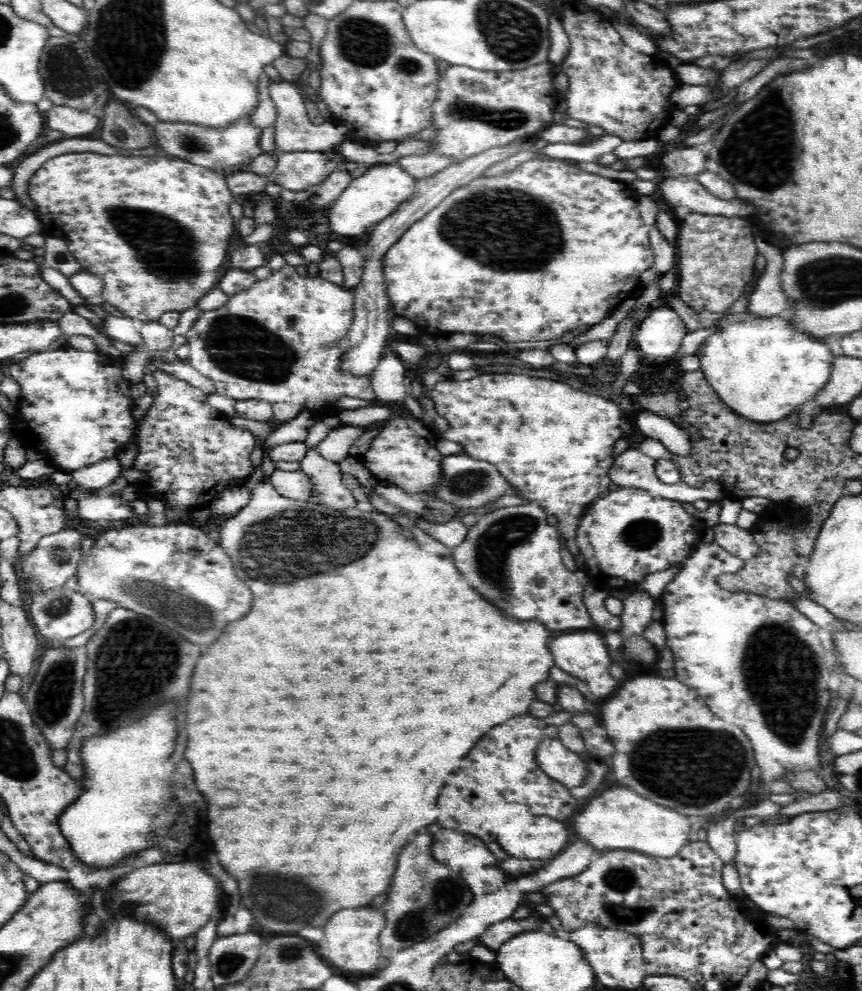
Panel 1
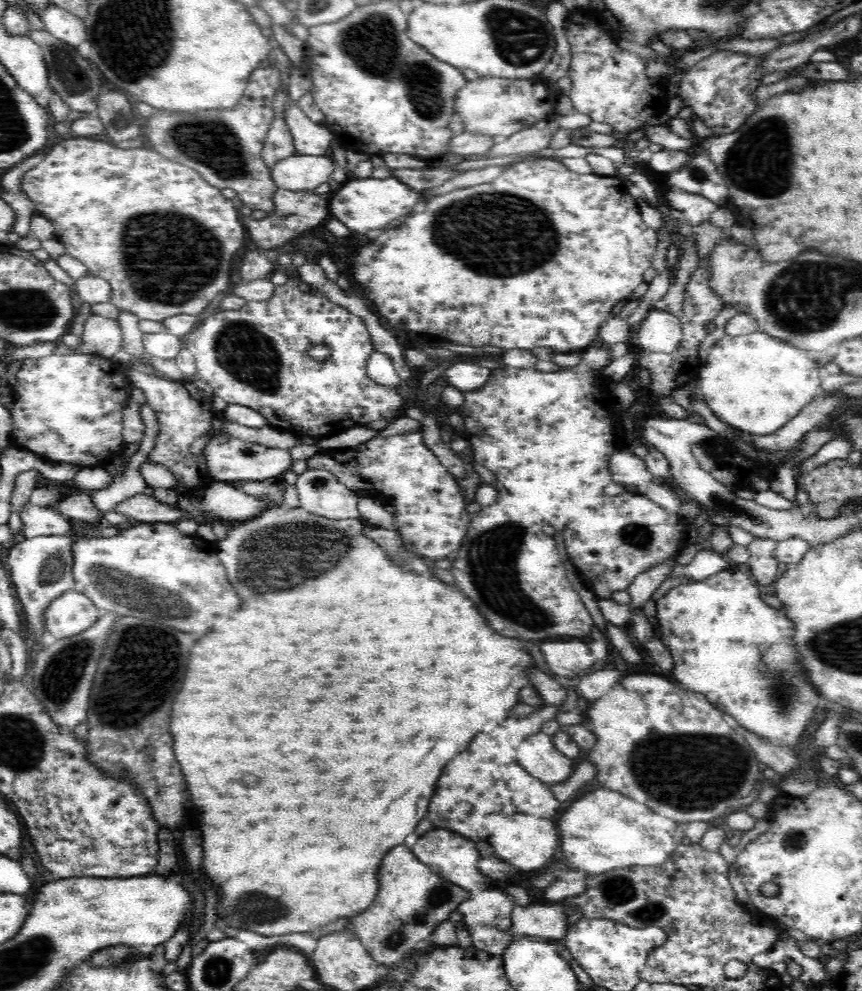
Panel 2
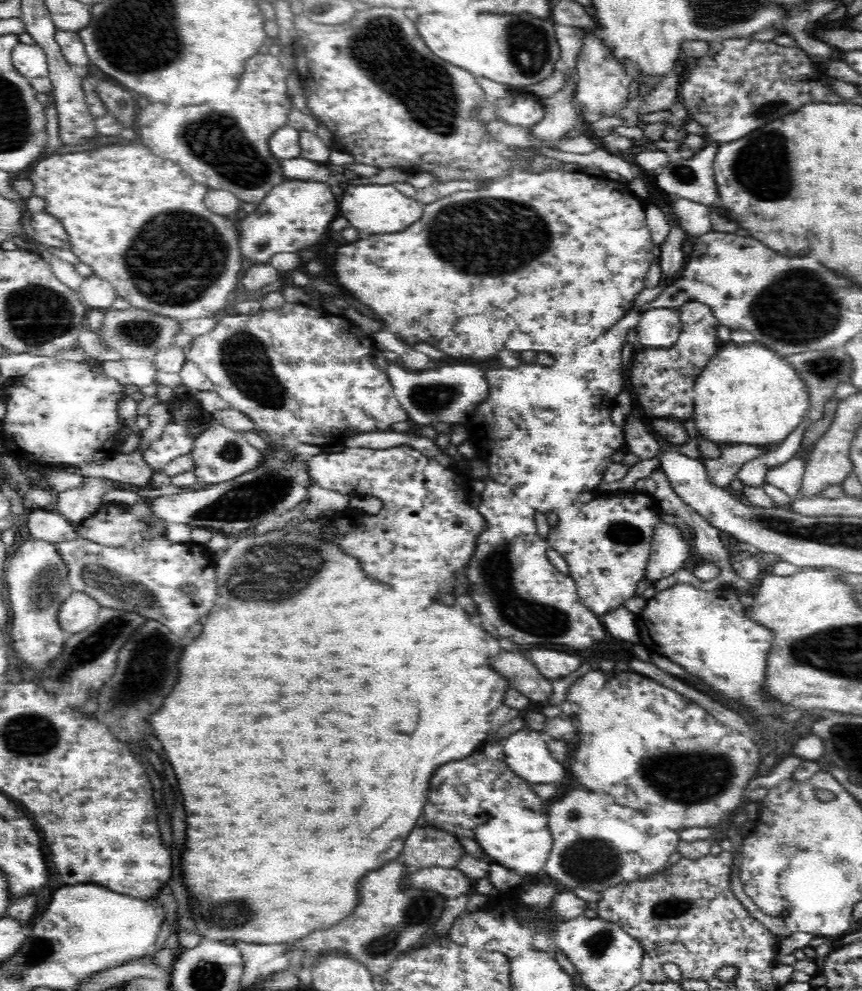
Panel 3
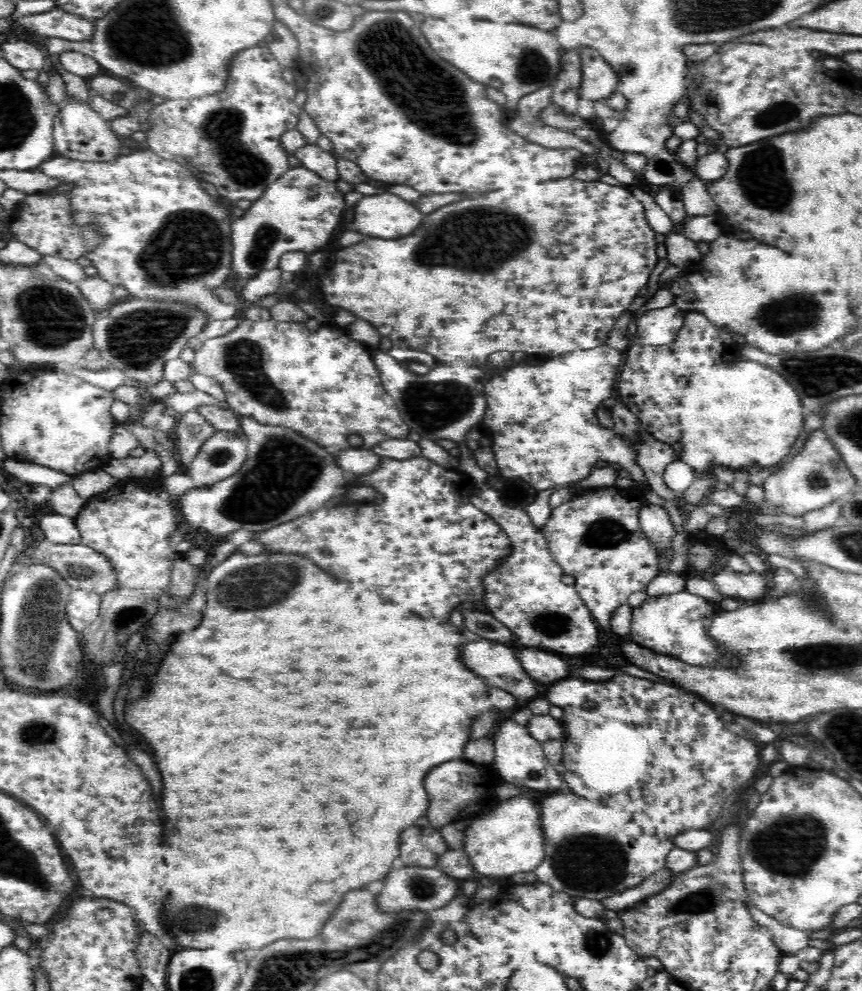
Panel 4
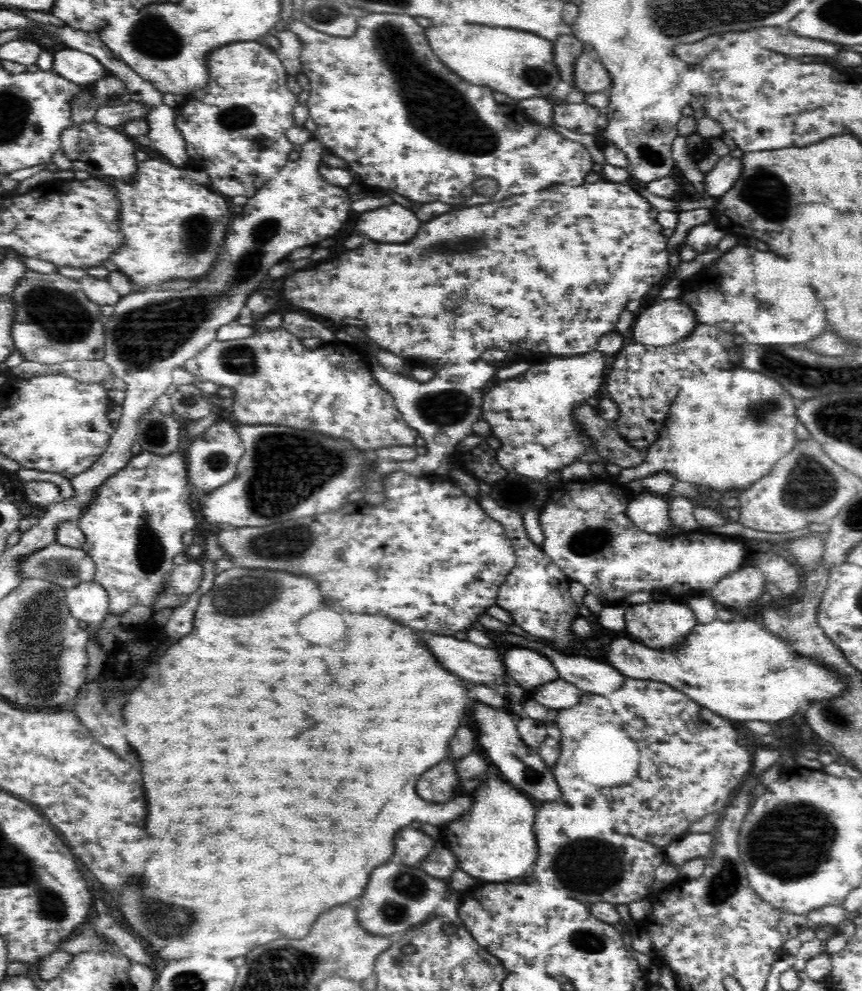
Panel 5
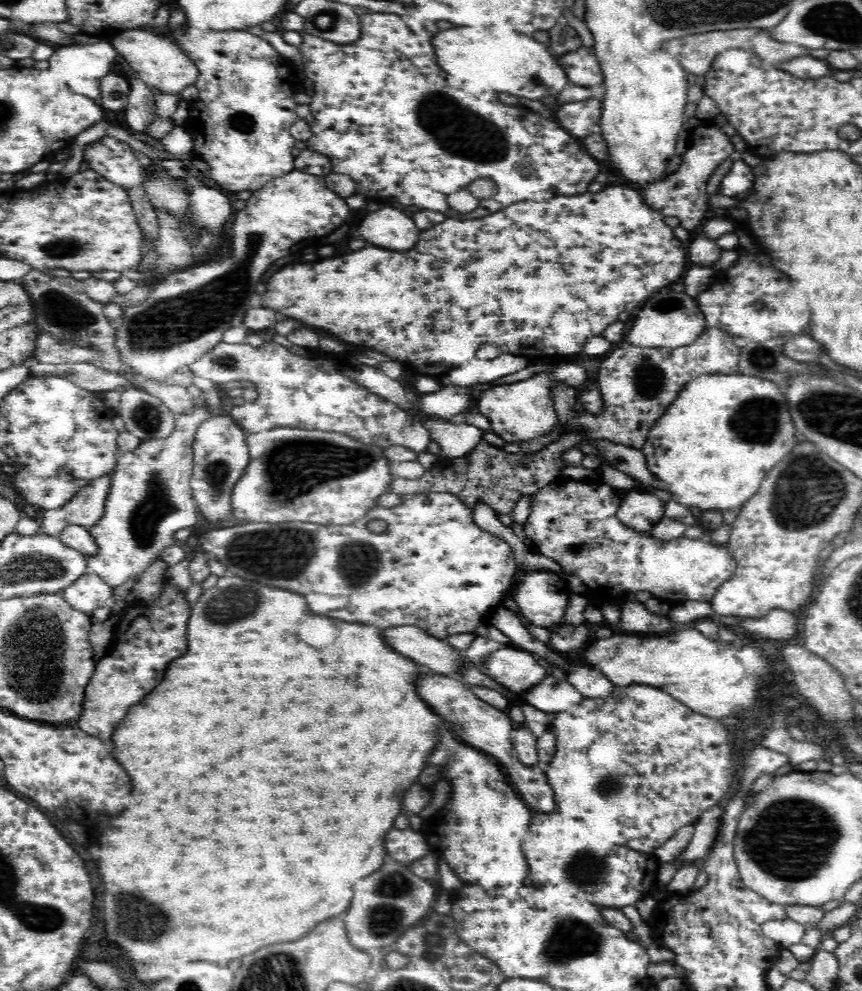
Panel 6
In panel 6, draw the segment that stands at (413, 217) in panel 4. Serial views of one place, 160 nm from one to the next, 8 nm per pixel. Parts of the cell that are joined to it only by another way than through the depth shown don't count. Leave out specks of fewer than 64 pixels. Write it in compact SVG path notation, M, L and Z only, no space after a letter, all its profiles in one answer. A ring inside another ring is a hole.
M385 204L362 220L360 238L390 250L410 250L420 236L420 229L416 228L414 222L400 209Z

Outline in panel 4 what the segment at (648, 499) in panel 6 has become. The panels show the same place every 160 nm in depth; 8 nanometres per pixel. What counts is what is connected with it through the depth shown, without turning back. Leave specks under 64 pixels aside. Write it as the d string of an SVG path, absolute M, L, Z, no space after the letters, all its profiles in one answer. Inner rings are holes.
M646 502L638 512L644 534L653 542L662 556L668 554L676 528L666 508Z

